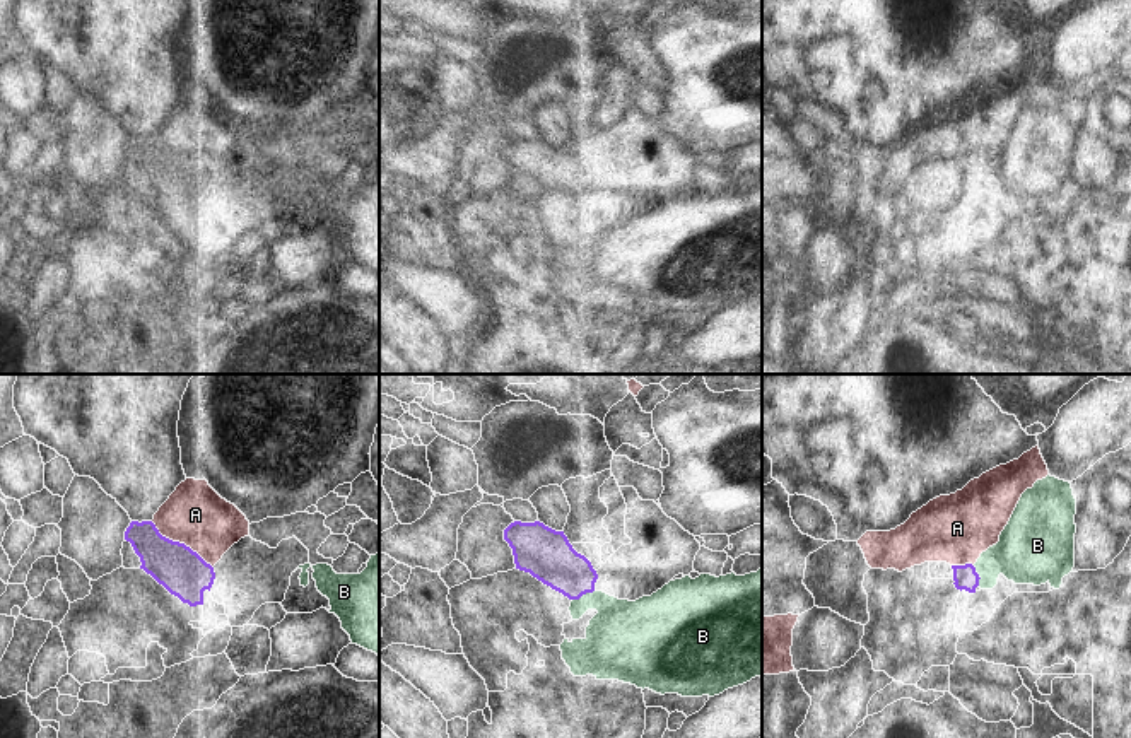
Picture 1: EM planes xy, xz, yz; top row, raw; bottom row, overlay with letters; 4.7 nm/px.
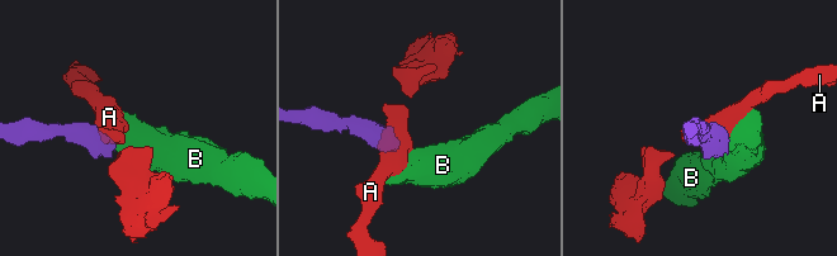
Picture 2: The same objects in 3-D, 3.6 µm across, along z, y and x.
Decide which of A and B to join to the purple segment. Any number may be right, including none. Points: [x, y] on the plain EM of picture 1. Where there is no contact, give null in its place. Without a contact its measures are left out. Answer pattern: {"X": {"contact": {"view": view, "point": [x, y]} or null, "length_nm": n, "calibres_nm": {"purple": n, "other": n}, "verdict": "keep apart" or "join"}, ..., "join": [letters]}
{"A": {"contact": {"view": "xy", "point": [181, 161]}, "length_nm": 360, "calibres_nm": {"purple": 220, "other": 300}, "verdict": "keep apart"}, "B": {"contact": {"view": "xz", "point": [583, 210]}, "length_nm": 120, "calibres_nm": {"purple": 240, "other": 280}, "verdict": "keep apart"}, "join": []}

